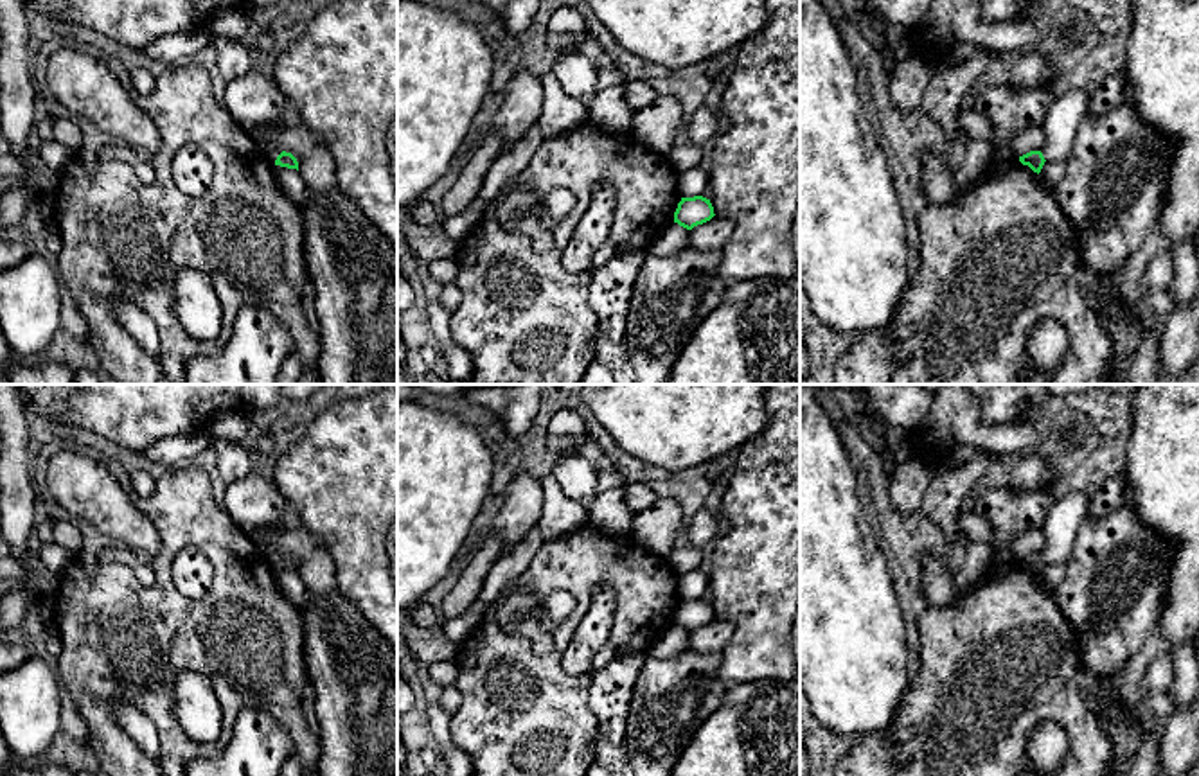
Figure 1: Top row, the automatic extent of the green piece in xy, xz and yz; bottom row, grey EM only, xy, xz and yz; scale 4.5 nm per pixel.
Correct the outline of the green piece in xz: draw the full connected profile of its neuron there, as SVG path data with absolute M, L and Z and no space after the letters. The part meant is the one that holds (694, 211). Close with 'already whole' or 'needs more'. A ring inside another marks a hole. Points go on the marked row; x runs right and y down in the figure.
M703 196L681 198L674 212L674 223L651 244L645 253L671 257L681 253L688 246L688 232L714 217L710 199Z | needs more

